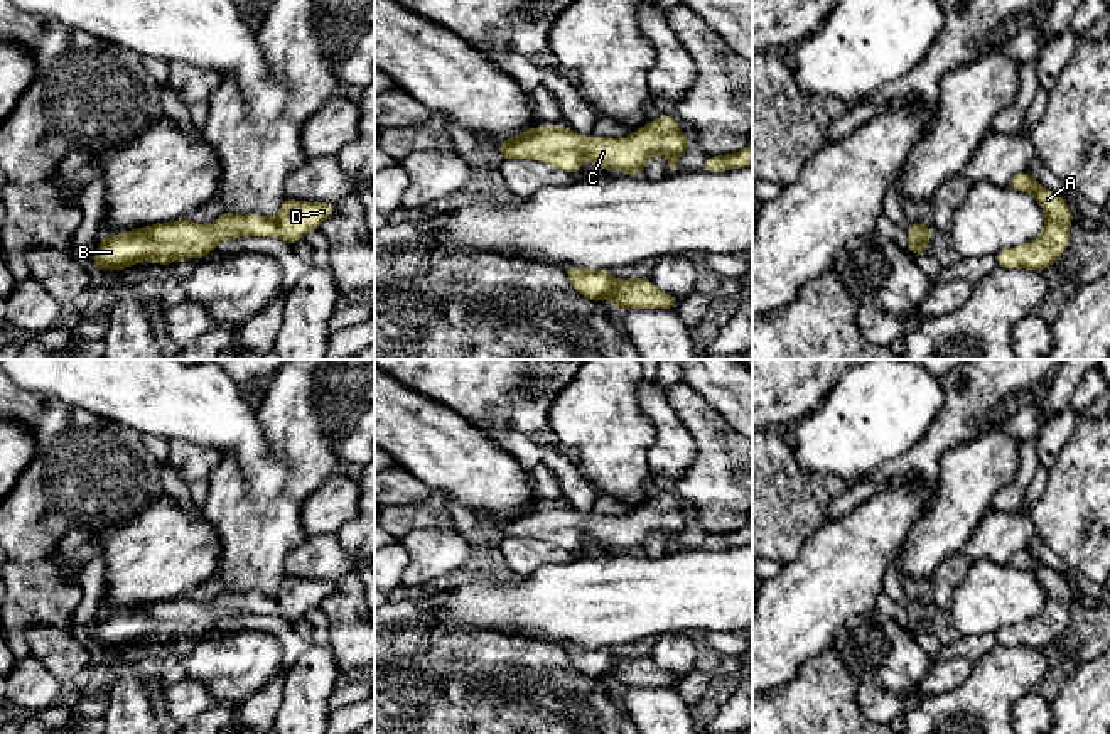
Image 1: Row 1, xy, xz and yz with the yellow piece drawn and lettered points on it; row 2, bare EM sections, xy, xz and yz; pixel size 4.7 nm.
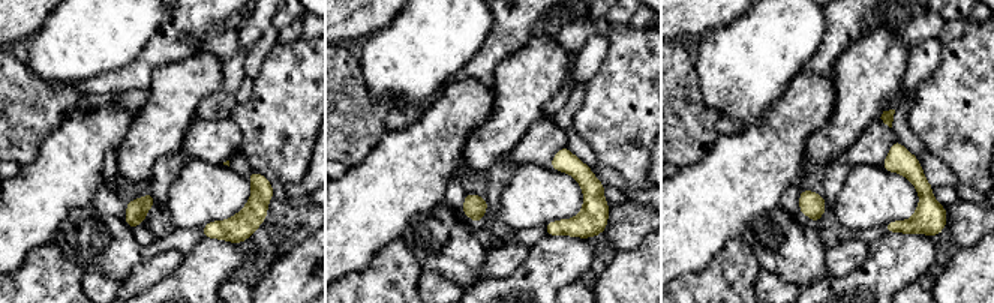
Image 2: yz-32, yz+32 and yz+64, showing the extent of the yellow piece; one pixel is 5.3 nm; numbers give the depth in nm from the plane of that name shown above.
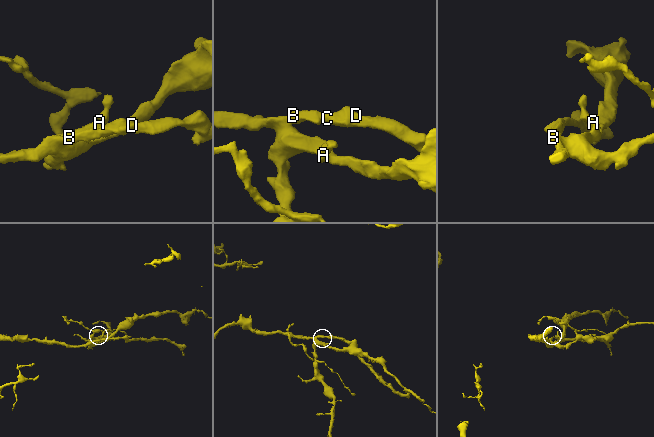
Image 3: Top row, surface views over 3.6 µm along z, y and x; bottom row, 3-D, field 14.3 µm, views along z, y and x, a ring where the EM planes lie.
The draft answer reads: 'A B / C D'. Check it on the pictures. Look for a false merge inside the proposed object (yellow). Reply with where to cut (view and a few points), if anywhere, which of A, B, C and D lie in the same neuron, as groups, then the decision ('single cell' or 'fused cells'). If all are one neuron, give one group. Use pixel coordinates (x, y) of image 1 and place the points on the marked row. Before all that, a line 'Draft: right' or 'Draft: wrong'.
Draft: wrong
no cut; A B C D; single cell

